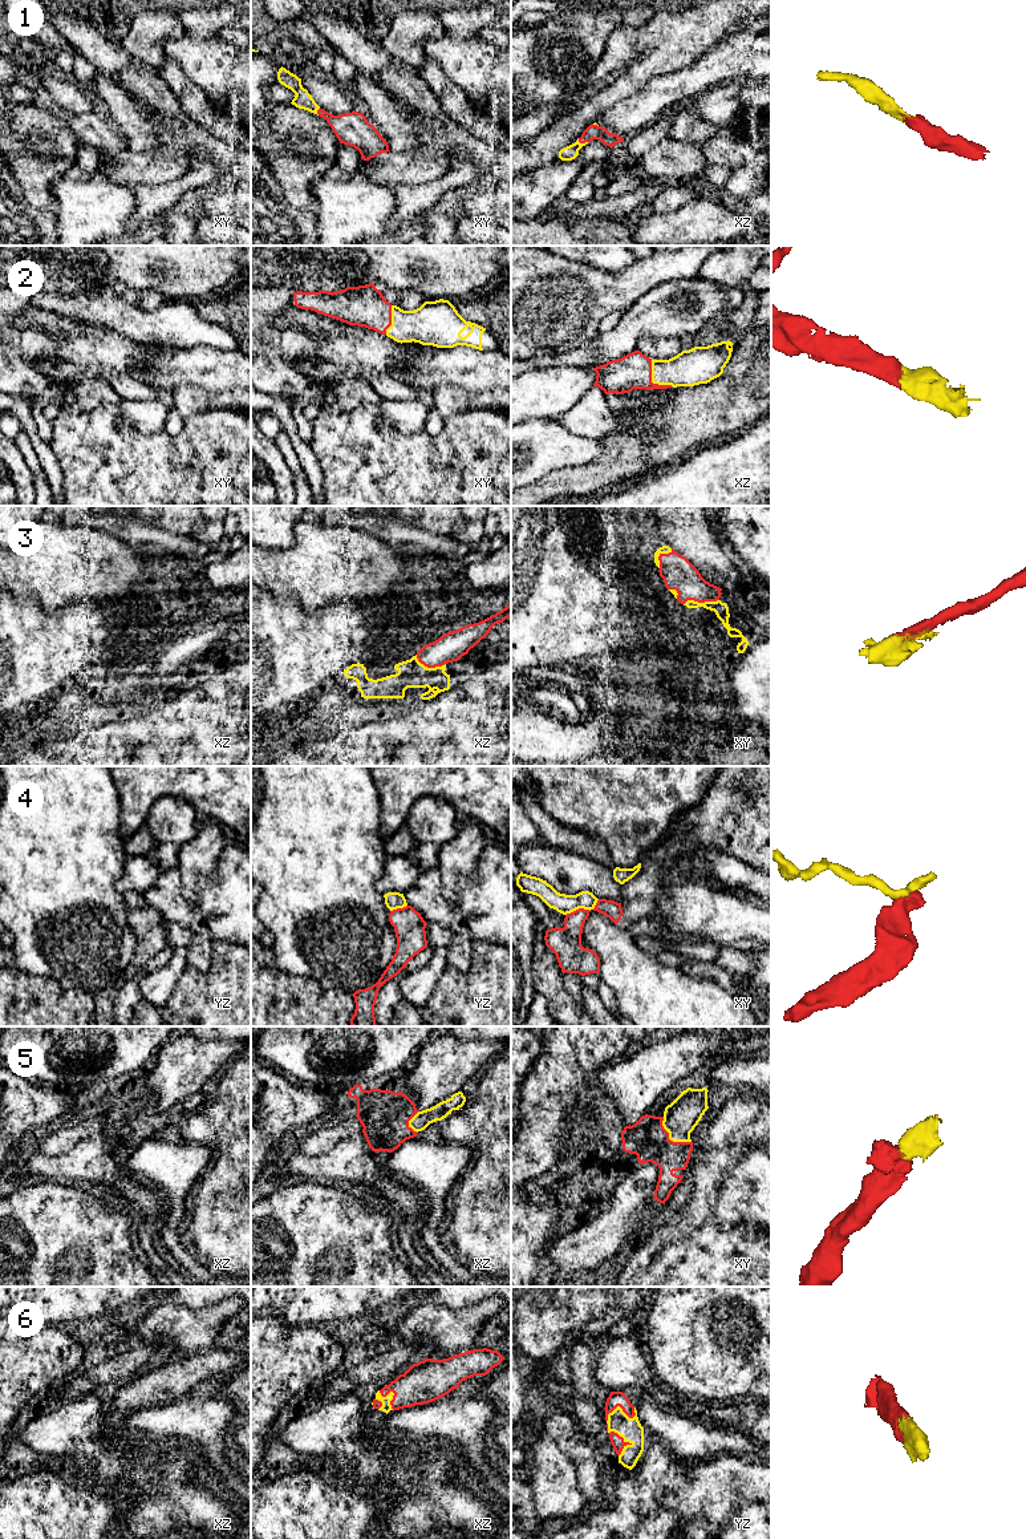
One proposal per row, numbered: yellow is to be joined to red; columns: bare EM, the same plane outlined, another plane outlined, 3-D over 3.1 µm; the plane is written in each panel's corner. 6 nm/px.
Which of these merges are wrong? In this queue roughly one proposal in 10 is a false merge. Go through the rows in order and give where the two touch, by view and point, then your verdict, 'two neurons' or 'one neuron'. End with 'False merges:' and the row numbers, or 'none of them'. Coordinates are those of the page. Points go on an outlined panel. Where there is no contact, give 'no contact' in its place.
1: meets red in xz at (583, 142); one neuron
2: meets red in xz at (651, 381); one neuron
3: meets red in xy at (701, 602); one neuron
4: meets red in xy at (579, 908); two neurons
5: meets red in xy at (668, 1138); one neuron
6: meets red in yz at (619, 1405); one neuron
False merges: 4

